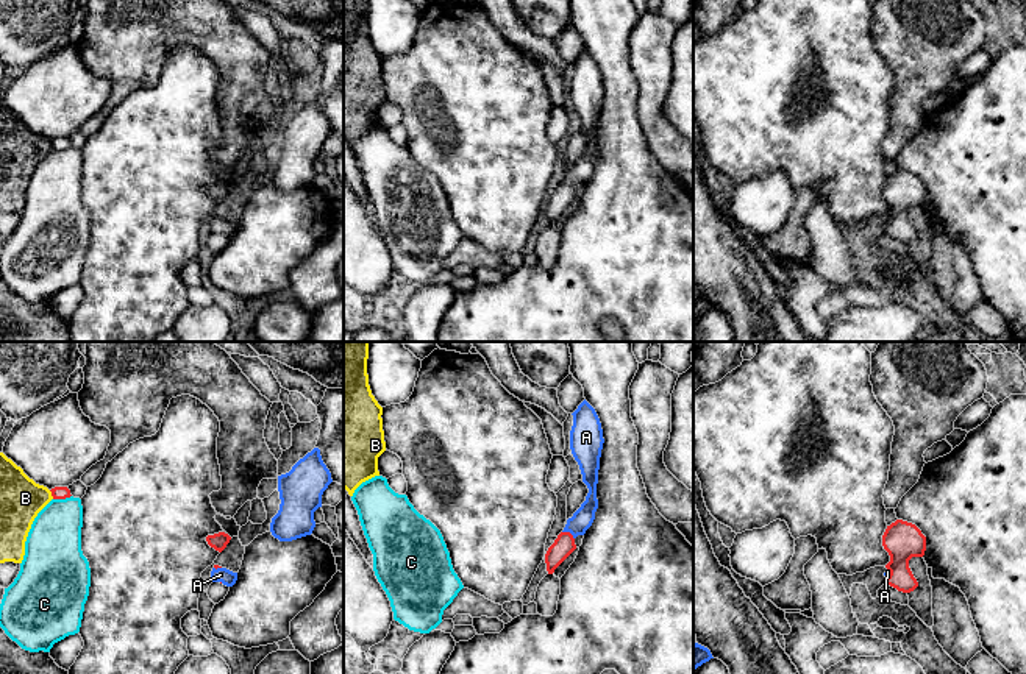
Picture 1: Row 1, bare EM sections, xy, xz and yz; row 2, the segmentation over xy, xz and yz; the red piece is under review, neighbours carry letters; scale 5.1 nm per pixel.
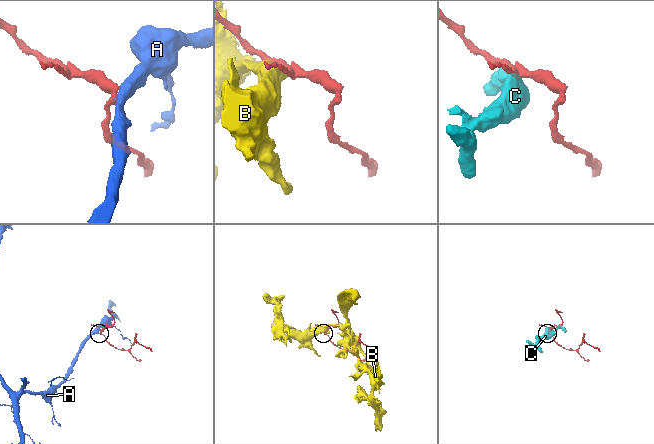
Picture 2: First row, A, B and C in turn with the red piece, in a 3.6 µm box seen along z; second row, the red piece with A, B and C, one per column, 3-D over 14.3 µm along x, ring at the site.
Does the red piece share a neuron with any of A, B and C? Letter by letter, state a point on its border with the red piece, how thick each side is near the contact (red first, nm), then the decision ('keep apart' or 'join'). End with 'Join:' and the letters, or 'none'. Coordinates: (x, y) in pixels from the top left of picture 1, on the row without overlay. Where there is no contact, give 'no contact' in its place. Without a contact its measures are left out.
A: xz (569, 183) | 110/110 nm | join
B: xy (52, 145) | 60/220 nm | keep apart
C: xy (61, 148) | 60/280 nm | keep apart
Join: A

